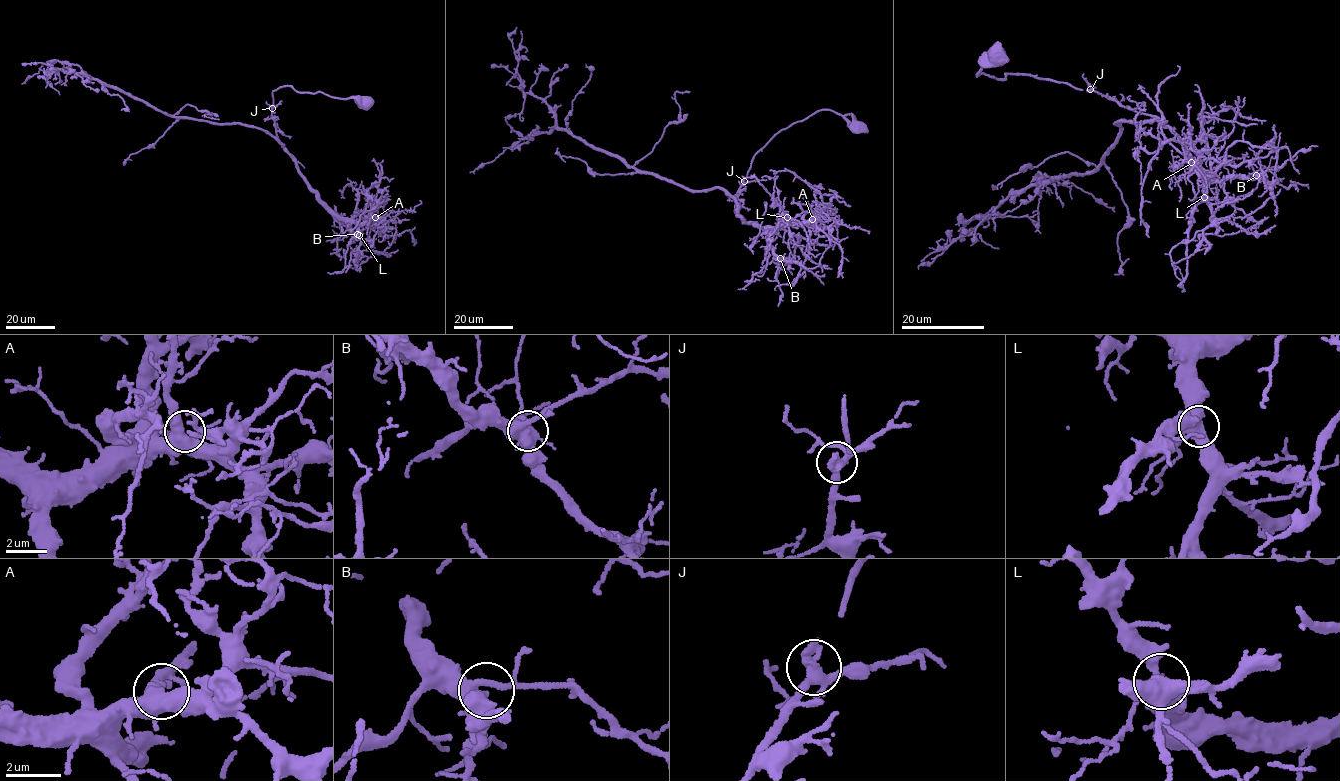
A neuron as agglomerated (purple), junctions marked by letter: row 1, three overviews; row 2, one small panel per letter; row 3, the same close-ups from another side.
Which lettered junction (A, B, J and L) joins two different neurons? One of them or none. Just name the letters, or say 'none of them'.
none of them

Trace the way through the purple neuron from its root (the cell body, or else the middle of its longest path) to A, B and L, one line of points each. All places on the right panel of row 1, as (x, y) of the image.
A: (998, 54), (986, 58), (978, 76), (1026, 75), (1101, 93), (1156, 117), (1210, 177), (1191, 162)
B: (998, 54), (986, 58), (978, 76), (1026, 75), (1095, 90), (1156, 117), (1194, 164), (1220, 180), (1256, 175)
L: (998, 54), (986, 58), (978, 76), (1005, 80), (1010, 73), (1067, 82), (1156, 117), (1210, 176), (1204, 197)

